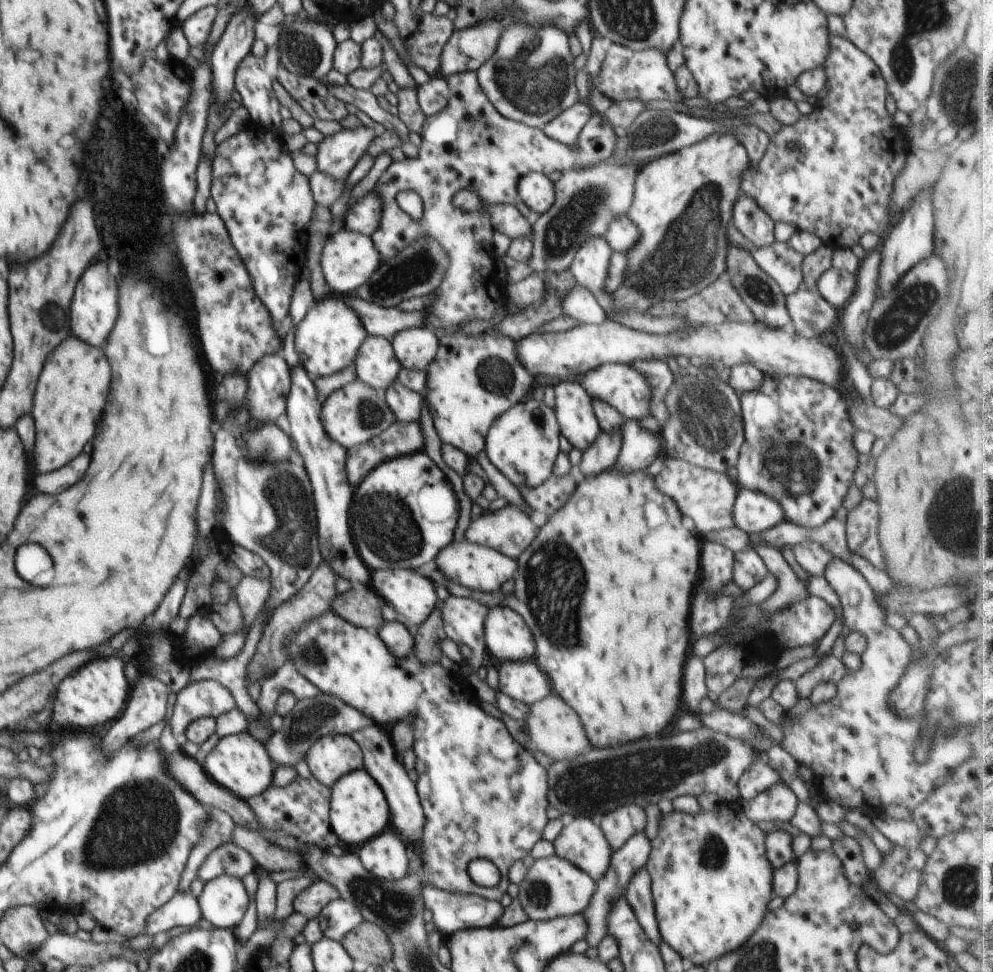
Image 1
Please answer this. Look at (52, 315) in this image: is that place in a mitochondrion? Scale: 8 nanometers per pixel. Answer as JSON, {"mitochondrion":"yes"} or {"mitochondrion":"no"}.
{"mitochondrion":"yes"}

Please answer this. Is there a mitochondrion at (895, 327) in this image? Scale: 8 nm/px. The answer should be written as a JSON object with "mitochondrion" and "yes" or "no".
{"mitochondrion":"yes"}

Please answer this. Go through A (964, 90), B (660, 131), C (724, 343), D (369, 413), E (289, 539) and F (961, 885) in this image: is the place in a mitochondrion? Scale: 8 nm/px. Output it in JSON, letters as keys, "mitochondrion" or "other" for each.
{"A":"mitochondrion","B":"mitochondrion","C":"other","D":"mitochondrion","E":"mitochondrion","F":"mitochondrion"}

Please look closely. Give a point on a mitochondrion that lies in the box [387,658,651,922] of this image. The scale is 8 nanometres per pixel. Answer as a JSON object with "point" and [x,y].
{"point":[538,893]}

